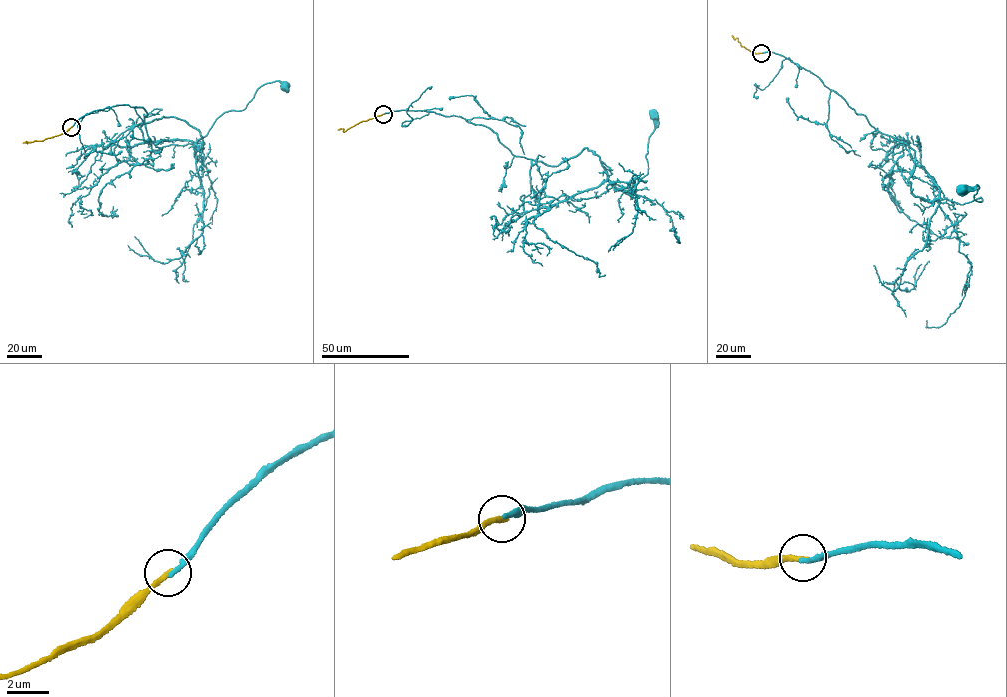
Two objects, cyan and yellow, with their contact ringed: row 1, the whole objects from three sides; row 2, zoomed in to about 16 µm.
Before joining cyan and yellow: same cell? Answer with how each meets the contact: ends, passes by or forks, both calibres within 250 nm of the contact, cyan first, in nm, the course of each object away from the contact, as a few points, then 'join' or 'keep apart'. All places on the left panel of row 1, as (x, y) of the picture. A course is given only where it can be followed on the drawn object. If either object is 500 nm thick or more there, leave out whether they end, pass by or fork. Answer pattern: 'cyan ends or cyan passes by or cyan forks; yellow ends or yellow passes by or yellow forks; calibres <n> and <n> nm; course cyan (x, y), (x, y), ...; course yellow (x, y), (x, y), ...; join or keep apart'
cyan ends; yellow ends; calibres 240 and 260 nm; course cyan (71, 127), (141, 106), (144, 123), (174, 116), (198, 131), (199, 149), (257, 88), (285, 86); course yellow (71, 127), (58, 135), (23, 142); join

